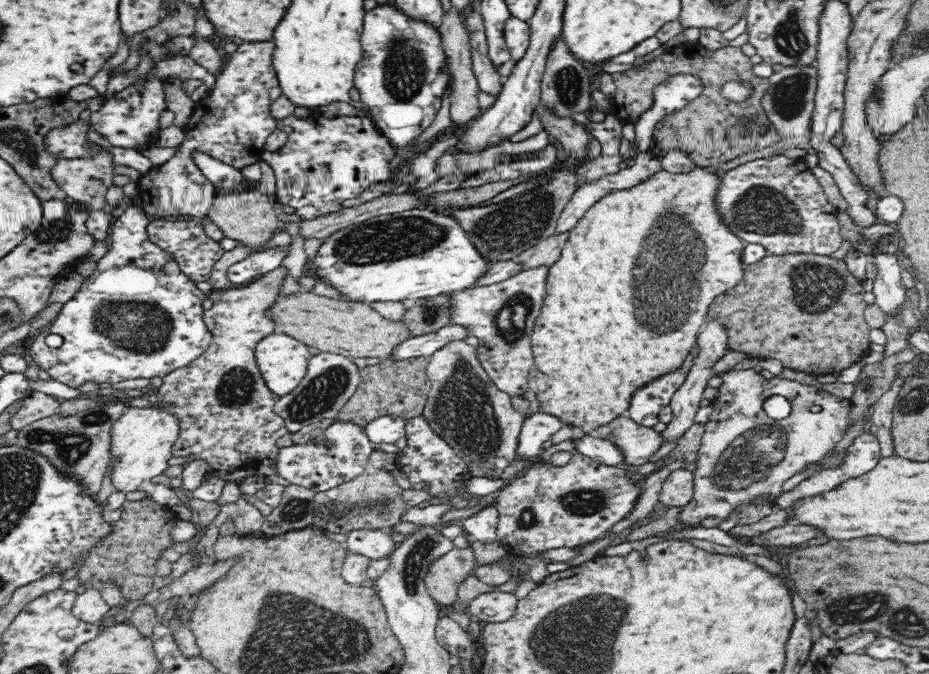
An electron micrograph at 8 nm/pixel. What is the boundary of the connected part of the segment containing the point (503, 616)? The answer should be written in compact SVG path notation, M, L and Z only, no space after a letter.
M499 590L479 594L468 603L468 610L486 623L504 622L514 616L518 598Z

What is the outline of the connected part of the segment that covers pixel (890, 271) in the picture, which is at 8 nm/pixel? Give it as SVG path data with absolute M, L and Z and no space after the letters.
M870 252L867 255L869 263L872 263L877 270L877 277L873 280L873 293L875 294L876 304L887 314L896 316L906 300L906 286L902 281L903 266L898 263L899 259L895 254L888 254L887 252Z

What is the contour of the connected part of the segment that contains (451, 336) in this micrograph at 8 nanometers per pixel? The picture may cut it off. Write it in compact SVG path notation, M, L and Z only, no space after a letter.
M446 325L436 332L402 340L388 359L403 361L412 357L428 358L436 350L440 350L444 344L452 340L462 340L468 335L468 331L462 325Z

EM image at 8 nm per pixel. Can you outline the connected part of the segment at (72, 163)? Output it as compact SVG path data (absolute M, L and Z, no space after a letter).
M86 140L86 145L92 149L92 156L84 158L60 159L51 170L53 179L58 186L67 194L69 201L80 203L86 211L99 211L107 209L105 194L113 184L114 157L107 147L103 147L94 141Z

